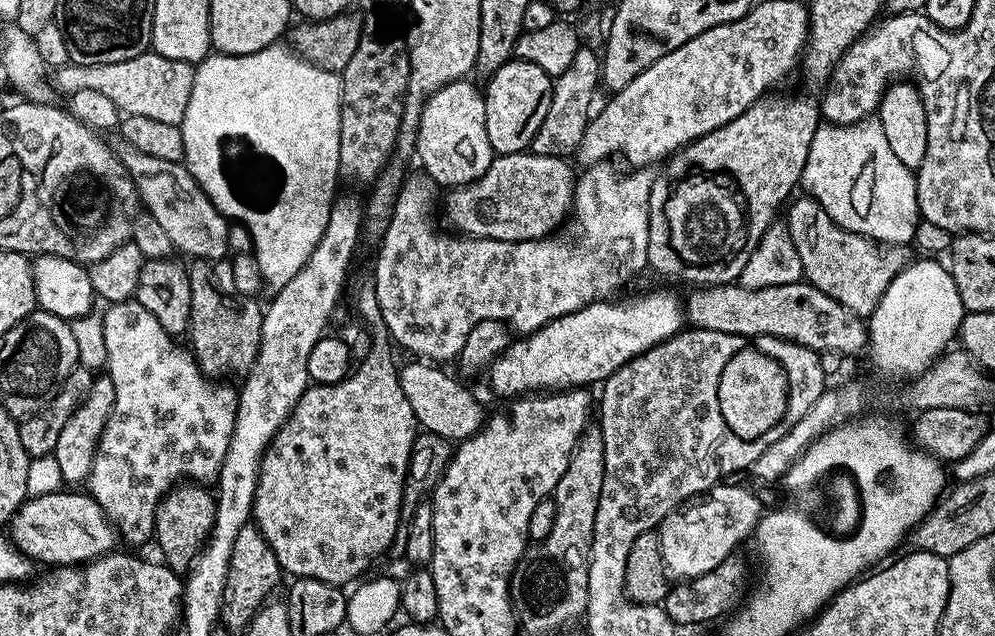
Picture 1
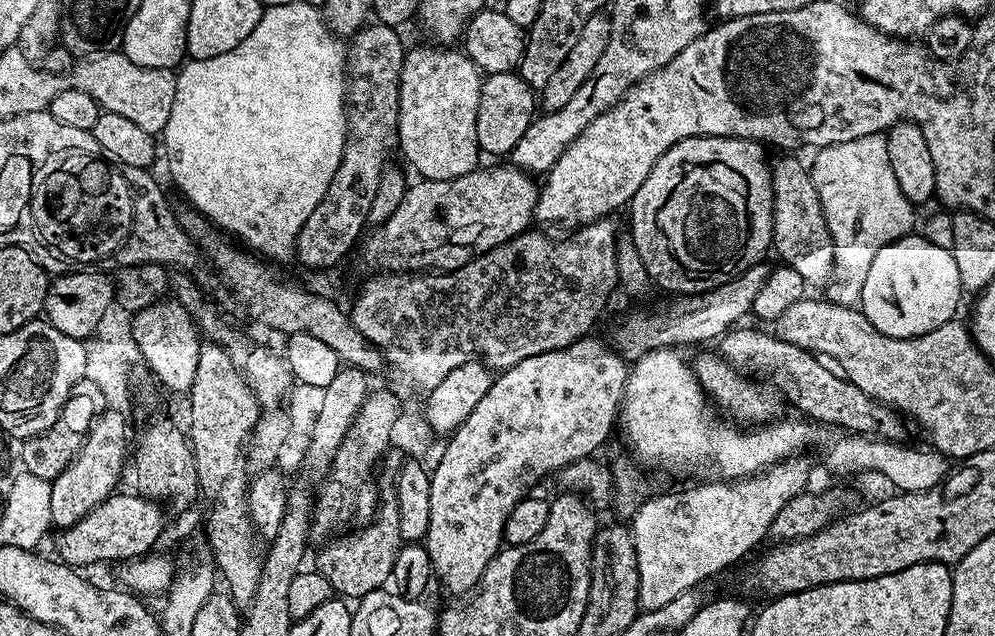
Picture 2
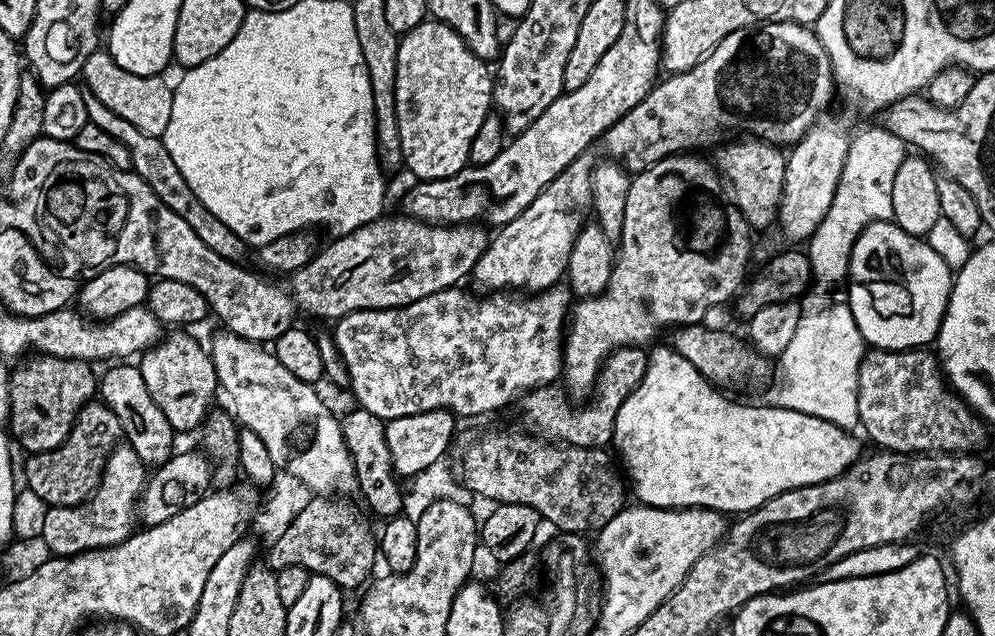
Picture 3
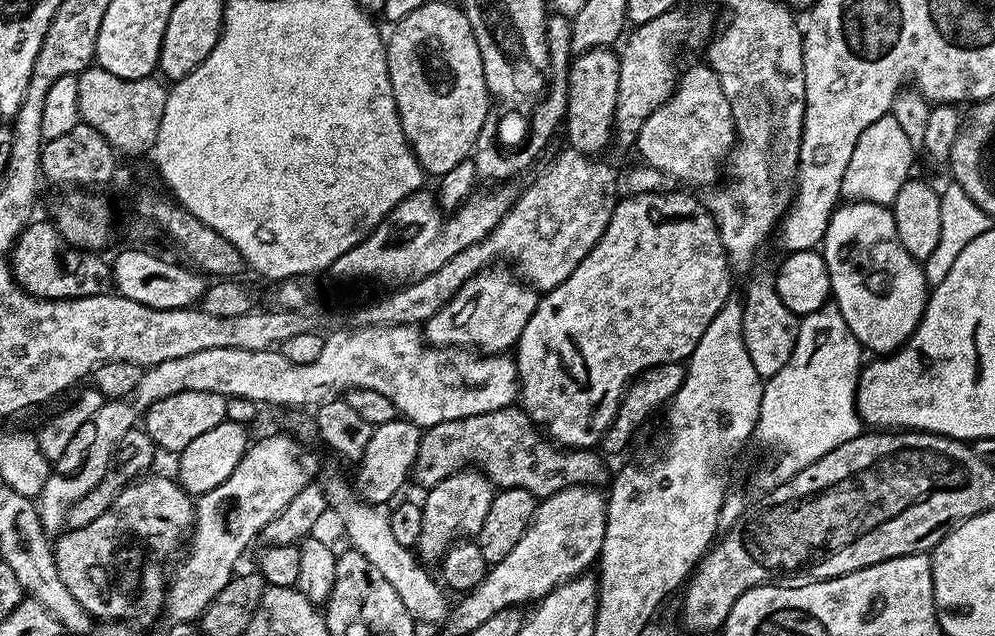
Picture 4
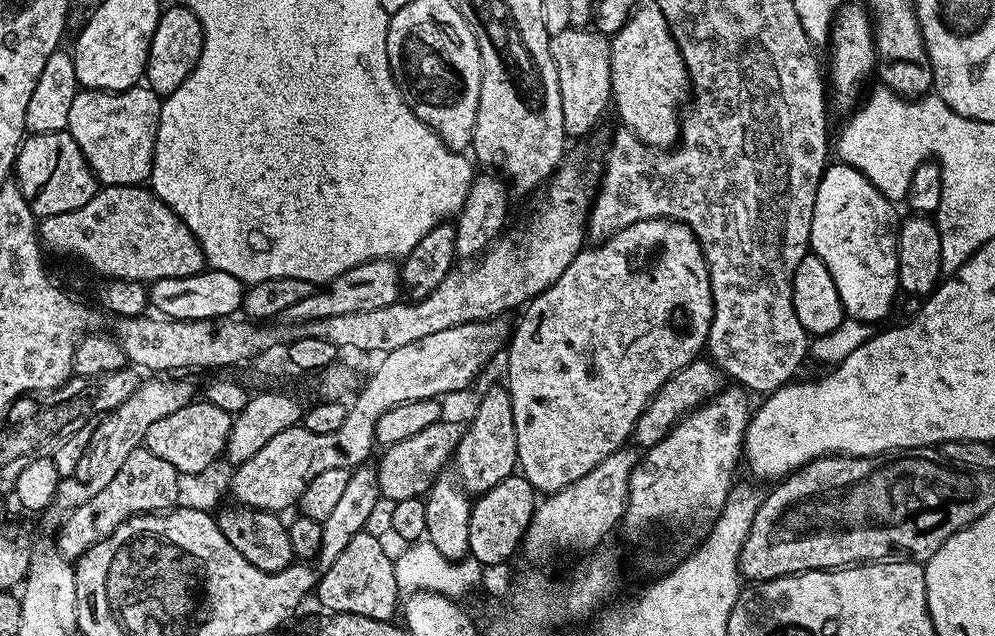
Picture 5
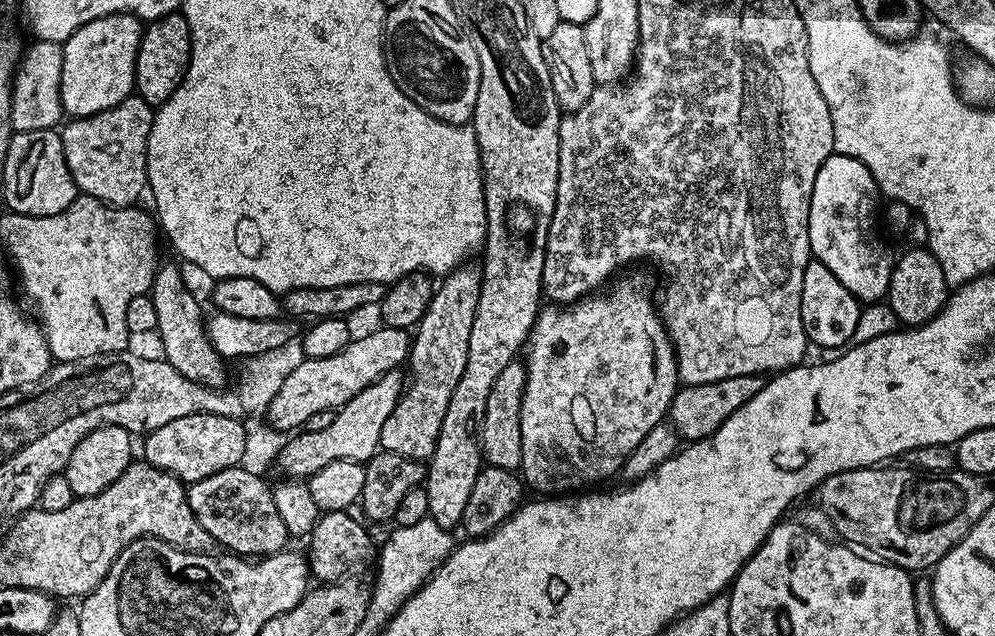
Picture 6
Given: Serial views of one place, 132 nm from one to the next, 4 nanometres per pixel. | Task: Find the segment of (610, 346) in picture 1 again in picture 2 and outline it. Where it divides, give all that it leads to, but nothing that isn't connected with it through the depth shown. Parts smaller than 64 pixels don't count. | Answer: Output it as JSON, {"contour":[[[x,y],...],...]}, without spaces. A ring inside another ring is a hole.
{"contour":[[[761,262],[747,268],[738,278],[726,282],[720,288],[712,288],[709,292],[693,292],[681,295],[669,308],[661,312],[652,312],[649,316],[643,316],[636,312],[628,316],[620,324],[616,332],[614,347],[625,361],[635,362],[640,356],[646,354],[652,348],[673,348],[680,344],[704,344],[707,340],[719,341],[726,332],[732,331],[741,323],[745,315],[751,313],[754,300],[758,298],[758,290],[762,290],[764,283],[768,281],[769,265]]]}

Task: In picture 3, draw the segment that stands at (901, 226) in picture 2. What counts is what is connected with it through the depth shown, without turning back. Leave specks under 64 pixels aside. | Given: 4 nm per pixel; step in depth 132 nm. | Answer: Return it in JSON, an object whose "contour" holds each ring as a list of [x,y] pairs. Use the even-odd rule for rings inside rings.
{"contour":[[[877,126],[858,133],[853,140],[851,137],[846,147],[846,164],[842,166],[842,178],[834,200],[830,202],[830,210],[806,244],[812,282],[799,301],[800,317],[794,338],[778,358],[780,384],[773,383],[767,389],[766,400],[774,407],[801,411],[832,422],[834,426],[852,430],[860,422],[858,370],[862,341],[846,299],[848,259],[858,234],[866,225],[892,220],[894,176],[904,161],[906,145],[887,128]]]}

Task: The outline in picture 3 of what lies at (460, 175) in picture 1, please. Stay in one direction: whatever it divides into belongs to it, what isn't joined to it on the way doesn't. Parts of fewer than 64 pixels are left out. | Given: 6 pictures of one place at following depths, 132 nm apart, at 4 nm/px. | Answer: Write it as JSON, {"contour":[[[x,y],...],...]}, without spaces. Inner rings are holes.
{"contour":[[[427,19],[422,21],[414,30],[403,33],[399,37],[398,56],[397,56],[397,81],[394,82],[394,94],[396,95],[398,138],[401,139],[401,154],[403,156],[403,167],[409,168],[416,175],[417,181],[441,180],[450,178],[458,174],[462,169],[469,167],[470,161],[470,142],[474,142],[474,134],[478,134],[478,126],[482,126],[484,119],[490,114],[490,109],[494,104],[494,76],[490,71],[489,65],[485,61],[479,60],[466,46],[464,39],[455,32],[448,24],[443,24],[441,20]]]}

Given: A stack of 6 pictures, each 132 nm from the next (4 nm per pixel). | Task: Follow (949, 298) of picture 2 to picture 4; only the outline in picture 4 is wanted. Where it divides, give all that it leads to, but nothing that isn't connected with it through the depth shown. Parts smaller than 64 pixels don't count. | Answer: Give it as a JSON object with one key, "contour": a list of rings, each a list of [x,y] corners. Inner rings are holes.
{"contour":[[[870,201],[844,202],[833,212],[822,241],[822,255],[832,287],[831,299],[839,308],[846,326],[856,341],[872,354],[891,354],[914,334],[928,304],[930,285],[924,278],[921,261],[915,260],[896,237],[894,214],[891,207]]]}

